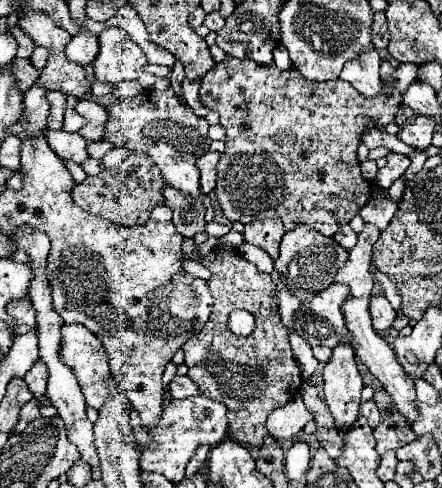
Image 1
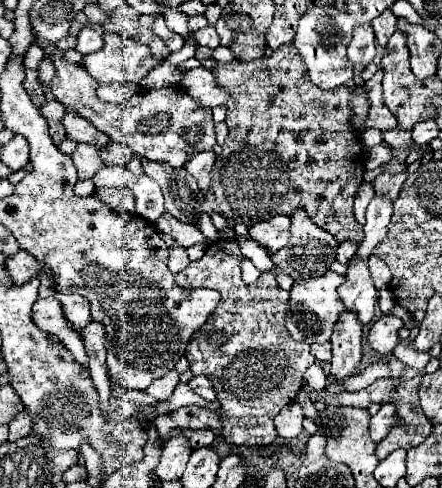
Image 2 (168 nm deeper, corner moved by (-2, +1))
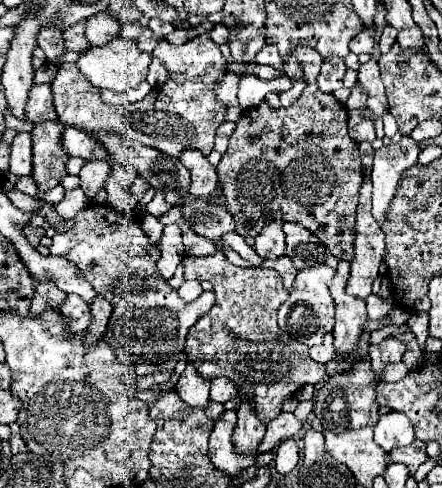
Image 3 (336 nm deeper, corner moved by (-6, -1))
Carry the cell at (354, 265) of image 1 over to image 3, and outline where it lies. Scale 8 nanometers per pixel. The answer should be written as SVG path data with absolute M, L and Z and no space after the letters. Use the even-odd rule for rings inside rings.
M401 137L399 143L383 145L375 151L371 181L373 181L373 217L379 225L387 221L387 211L399 187L399 179L407 169L411 169L417 163L417 155L419 145L411 137Z

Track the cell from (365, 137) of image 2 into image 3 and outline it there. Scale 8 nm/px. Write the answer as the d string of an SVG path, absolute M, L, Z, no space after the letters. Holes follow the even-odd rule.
M365 119L355 129L349 129L349 135L355 141L375 141L375 123L371 119Z

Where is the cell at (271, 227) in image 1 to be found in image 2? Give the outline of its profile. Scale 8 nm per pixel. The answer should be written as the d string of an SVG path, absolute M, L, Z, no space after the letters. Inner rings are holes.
M275 215L269 221L259 221L253 227L249 227L249 237L259 245L267 247L271 253L277 253L289 241L289 217Z

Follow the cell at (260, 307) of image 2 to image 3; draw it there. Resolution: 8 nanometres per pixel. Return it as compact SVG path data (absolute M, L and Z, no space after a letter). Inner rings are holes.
M221 251L209 257L185 257L185 279L211 281L217 295L215 305L191 327L185 343L187 361L205 379L227 377L237 383L241 399L255 399L255 415L263 423L273 421L283 401L293 397L303 385L319 383L325 365L309 357L309 349L291 339L277 325L277 309L287 301L281 275L265 267L237 267Z

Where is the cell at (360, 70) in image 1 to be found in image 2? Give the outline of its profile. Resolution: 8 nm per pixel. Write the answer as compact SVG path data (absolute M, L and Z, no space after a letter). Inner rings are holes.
M369 23L365 25L357 25L353 29L353 37L351 43L347 47L347 57L353 63L371 63L375 57L375 33L373 27Z

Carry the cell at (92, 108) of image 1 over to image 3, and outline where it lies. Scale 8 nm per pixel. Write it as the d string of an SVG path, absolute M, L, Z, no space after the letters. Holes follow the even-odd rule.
M65 127L63 131L63 149L67 155L77 155L83 159L99 159L105 161L107 149L87 131L77 129L77 127Z

